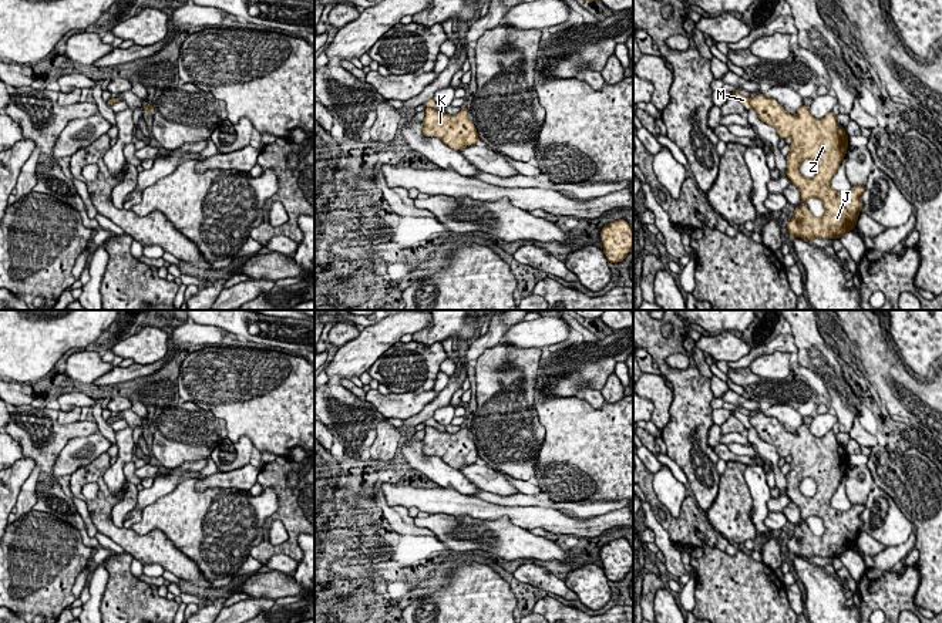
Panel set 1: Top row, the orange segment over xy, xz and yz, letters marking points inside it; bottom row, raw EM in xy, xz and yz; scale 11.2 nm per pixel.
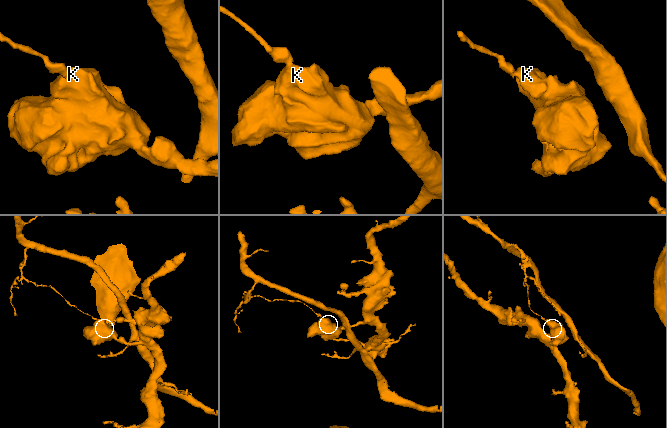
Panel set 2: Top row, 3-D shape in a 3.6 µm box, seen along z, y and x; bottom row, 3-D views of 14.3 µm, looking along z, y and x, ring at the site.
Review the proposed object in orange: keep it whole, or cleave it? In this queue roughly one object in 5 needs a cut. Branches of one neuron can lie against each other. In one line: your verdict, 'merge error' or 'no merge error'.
merge error

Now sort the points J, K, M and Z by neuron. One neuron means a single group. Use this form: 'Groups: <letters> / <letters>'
Groups: J K Z / M

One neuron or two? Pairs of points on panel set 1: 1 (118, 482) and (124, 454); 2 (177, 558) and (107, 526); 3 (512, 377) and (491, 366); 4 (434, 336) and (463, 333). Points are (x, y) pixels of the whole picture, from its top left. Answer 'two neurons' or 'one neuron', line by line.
1: one neuron
2: one neuron
3: one neuron
4: one neuron

